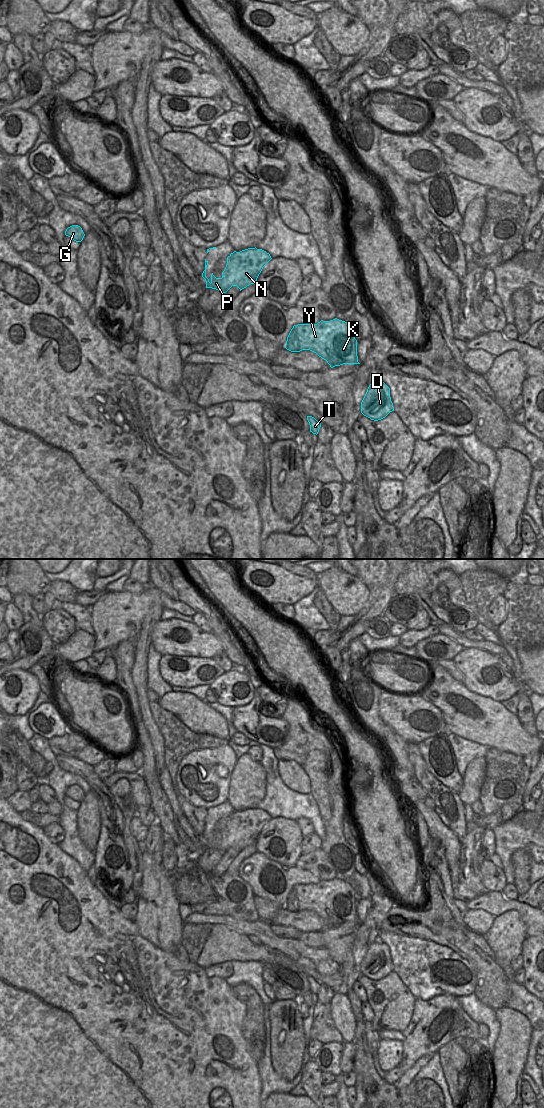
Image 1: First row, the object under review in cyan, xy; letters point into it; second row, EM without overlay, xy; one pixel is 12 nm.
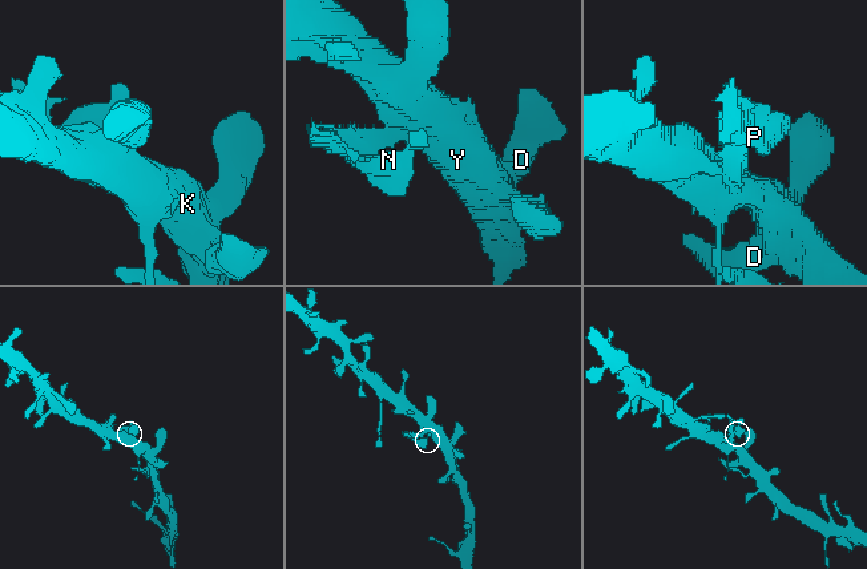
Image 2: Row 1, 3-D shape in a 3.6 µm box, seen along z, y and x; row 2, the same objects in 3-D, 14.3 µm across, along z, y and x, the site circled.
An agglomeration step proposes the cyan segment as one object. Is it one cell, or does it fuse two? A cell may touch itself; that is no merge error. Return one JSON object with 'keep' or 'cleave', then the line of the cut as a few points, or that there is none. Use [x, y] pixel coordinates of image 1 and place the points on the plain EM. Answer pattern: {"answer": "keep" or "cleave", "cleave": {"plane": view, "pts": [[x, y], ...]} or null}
{"answer": "keep", "cleave": null}

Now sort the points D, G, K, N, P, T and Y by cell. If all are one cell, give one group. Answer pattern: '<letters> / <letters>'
D G K N P T Y

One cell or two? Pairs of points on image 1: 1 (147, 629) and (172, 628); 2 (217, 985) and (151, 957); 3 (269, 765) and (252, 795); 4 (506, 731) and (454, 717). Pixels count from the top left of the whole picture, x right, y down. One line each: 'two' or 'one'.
1: two
2: one
3: two
4: one

